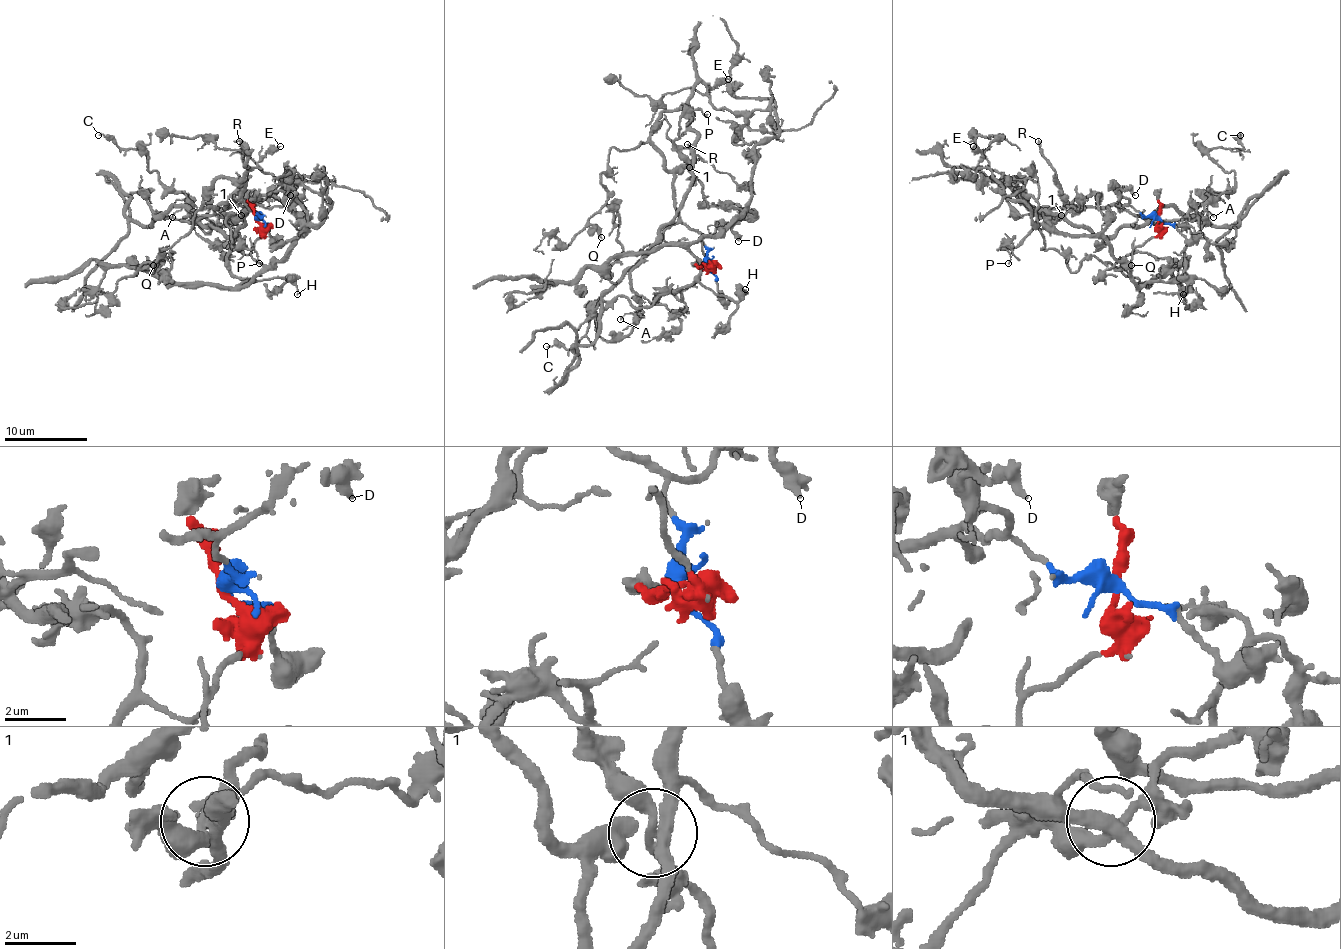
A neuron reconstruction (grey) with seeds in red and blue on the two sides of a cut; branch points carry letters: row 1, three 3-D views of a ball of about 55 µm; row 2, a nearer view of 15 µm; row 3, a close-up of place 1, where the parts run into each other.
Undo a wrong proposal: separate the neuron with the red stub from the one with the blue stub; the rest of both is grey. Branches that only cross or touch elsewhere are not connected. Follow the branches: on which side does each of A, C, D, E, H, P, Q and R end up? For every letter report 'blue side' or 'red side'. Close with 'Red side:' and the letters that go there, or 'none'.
A: blue side
C: blue side
D: blue side
E: blue side
H: red side
P: red side
Q: blue side
R: blue side
Red side: H, P

